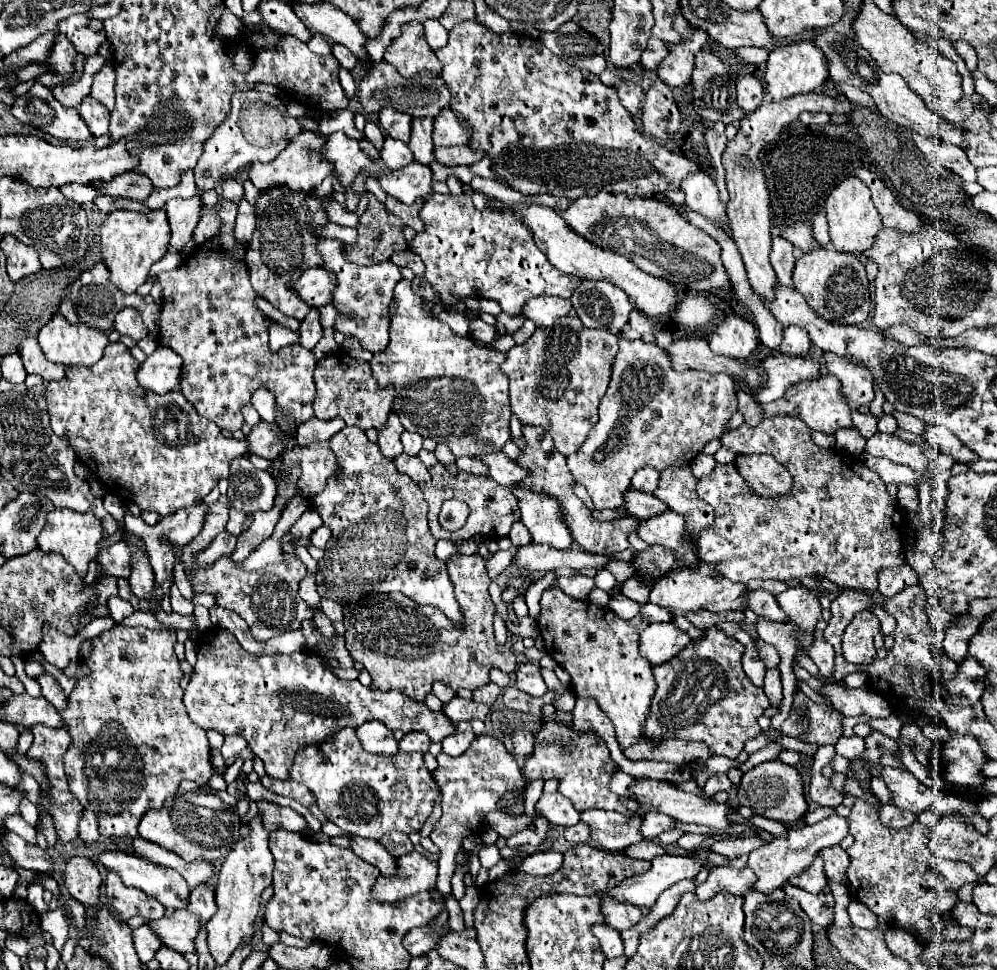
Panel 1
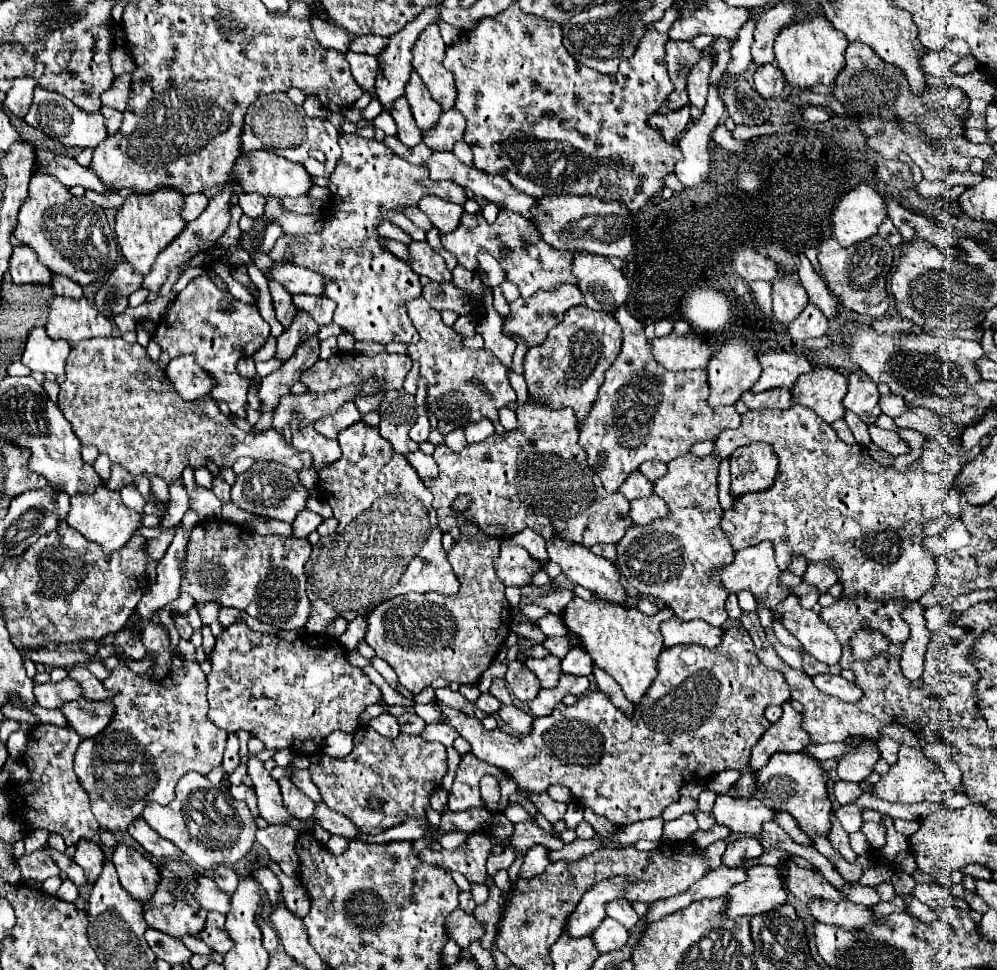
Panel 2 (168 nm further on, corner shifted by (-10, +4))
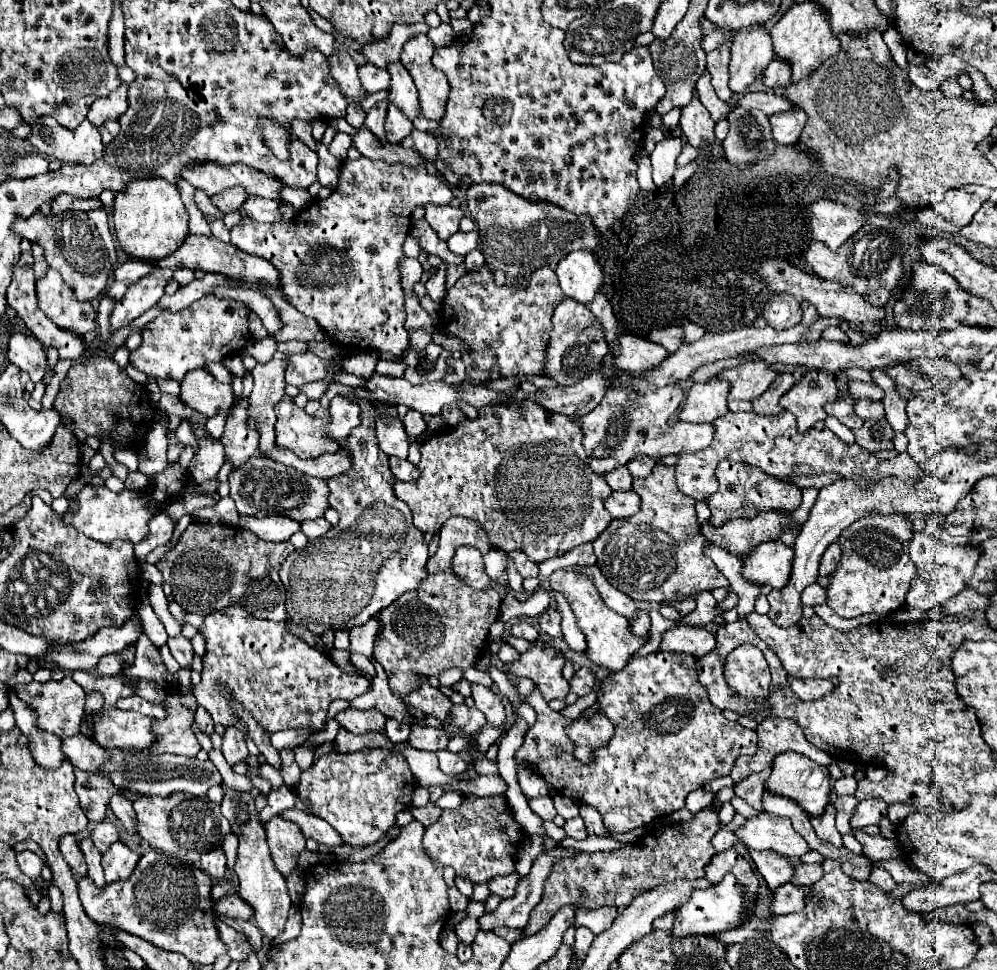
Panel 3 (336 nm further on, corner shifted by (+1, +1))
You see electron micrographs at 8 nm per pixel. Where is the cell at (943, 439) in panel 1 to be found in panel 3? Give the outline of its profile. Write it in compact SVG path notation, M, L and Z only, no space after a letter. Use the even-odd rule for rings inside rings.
M857 399L855 401L855 411L859 413L861 419L883 419L885 409L881 401L867 401L867 399Z

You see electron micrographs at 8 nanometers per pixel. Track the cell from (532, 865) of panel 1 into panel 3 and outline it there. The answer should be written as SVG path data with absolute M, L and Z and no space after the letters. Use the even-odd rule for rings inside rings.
M513 871L513 873L505 875L505 877L499 875L499 877L493 877L493 879L489 881L489 889L491 889L491 893L499 895L501 899L507 899L507 897L513 897L515 887L517 887L517 881L519 881L517 871Z

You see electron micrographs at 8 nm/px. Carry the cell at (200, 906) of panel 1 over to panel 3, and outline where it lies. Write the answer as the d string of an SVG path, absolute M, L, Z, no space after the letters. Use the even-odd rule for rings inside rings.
M213 849L213 853L205 853L205 857L201 857L201 869L215 881L223 881L227 873L223 849Z

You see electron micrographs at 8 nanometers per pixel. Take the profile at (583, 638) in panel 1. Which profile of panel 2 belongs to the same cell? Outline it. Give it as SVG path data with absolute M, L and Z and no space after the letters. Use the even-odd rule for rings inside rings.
M572 598L562 616L568 630L578 636L580 646L592 656L594 664L606 670L622 686L624 696L632 704L638 704L656 678L656 658L662 652L660 624L672 618L672 610L664 608L658 610L656 616L648 618L638 608L624 608L602 600L586 602L582 598Z

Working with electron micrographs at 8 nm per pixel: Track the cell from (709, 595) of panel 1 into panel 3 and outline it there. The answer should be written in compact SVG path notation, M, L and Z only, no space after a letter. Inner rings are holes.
M781 541L759 543L743 561L741 575L751 583L781 589L789 579L789 557L793 557L793 547L785 547Z

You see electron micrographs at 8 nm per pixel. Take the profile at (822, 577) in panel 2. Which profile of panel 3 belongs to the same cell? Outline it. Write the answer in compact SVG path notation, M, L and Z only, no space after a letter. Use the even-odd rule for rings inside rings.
M837 543L829 545L827 551L825 551L823 557L821 557L821 563L819 563L819 577L829 577L829 575L835 571L835 567L837 567L839 557L841 557L839 545L837 545Z

